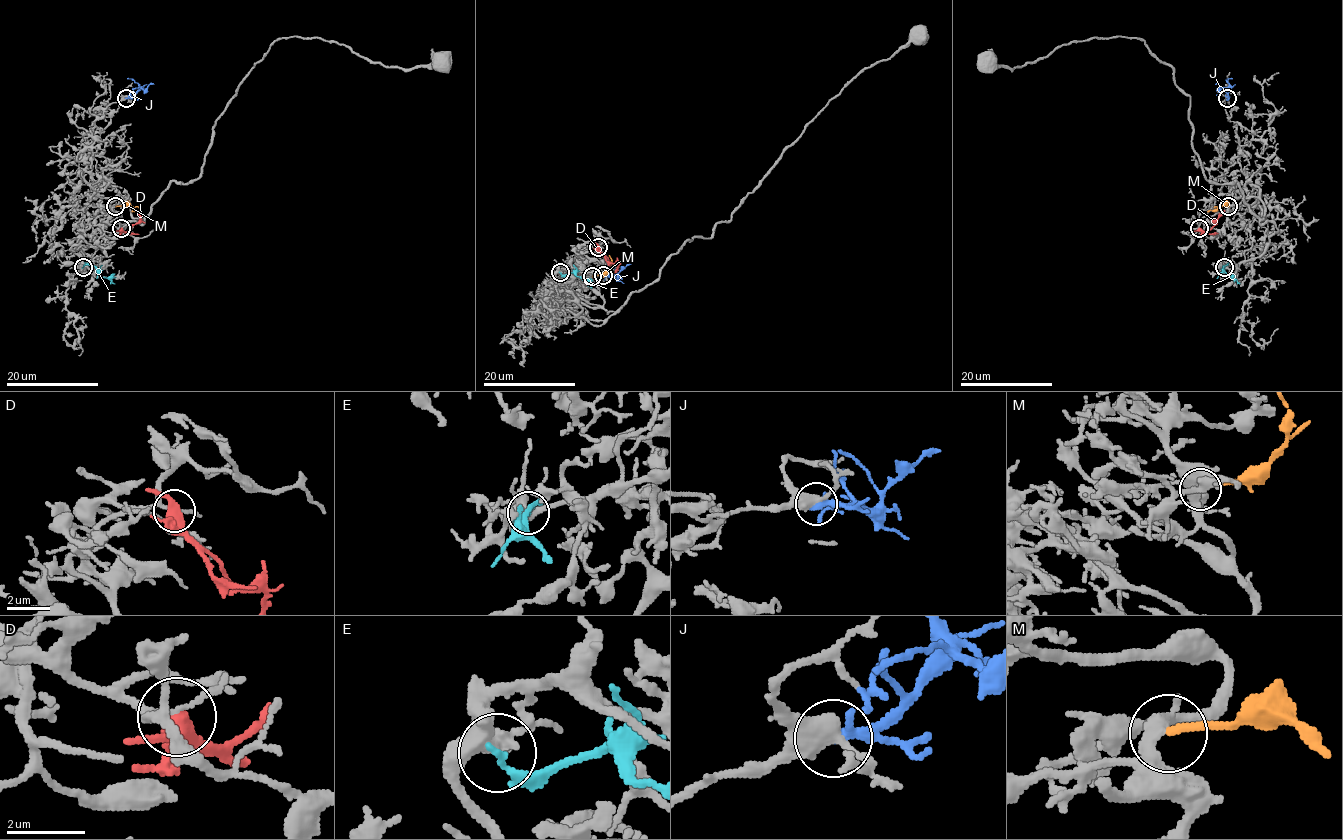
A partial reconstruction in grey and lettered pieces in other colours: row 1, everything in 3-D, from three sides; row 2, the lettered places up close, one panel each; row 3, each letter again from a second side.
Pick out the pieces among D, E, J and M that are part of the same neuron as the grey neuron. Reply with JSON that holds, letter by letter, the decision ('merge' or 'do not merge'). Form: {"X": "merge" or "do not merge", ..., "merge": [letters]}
{"D": "do not merge", "E": "do not merge", "J": "do not merge", "M": "merge", "merge": ["M"]}

